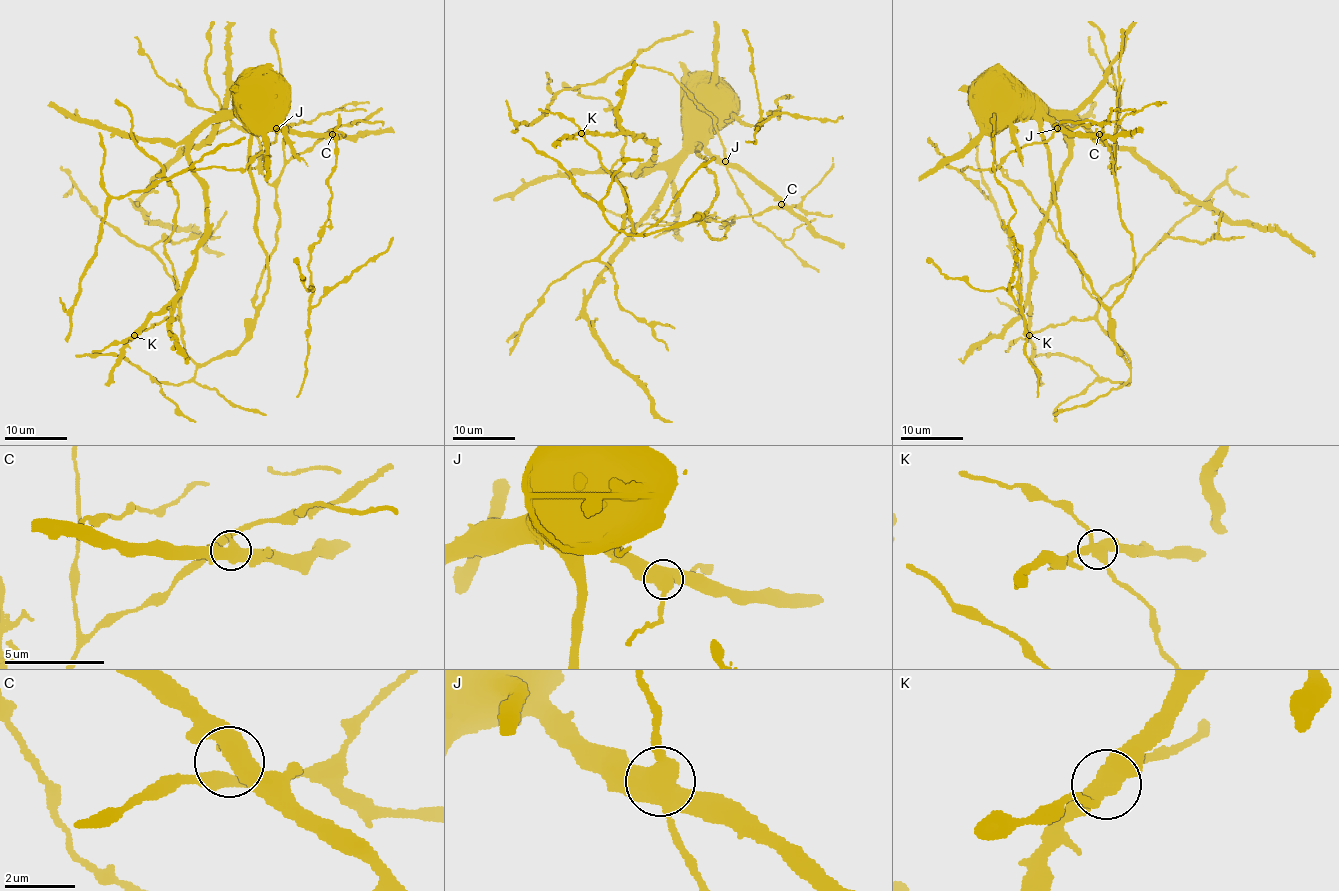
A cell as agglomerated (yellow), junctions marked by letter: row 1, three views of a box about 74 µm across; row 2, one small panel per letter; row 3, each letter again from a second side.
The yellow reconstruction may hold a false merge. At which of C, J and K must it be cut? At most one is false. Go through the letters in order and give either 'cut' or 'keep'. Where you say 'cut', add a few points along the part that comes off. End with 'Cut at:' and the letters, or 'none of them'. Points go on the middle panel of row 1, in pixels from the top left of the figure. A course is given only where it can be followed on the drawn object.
C: keep
J: keep
K: keep
Cut at: none of them

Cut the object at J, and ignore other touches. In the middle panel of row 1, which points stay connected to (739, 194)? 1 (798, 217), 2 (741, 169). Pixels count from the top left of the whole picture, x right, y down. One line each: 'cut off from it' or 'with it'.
1: cut off from it
2: cut off from it

